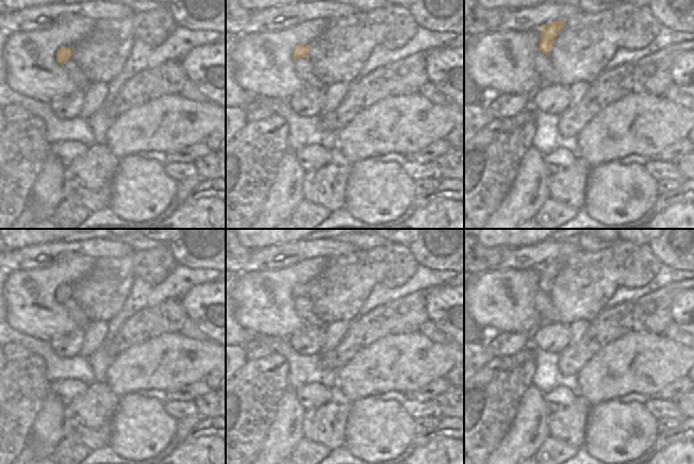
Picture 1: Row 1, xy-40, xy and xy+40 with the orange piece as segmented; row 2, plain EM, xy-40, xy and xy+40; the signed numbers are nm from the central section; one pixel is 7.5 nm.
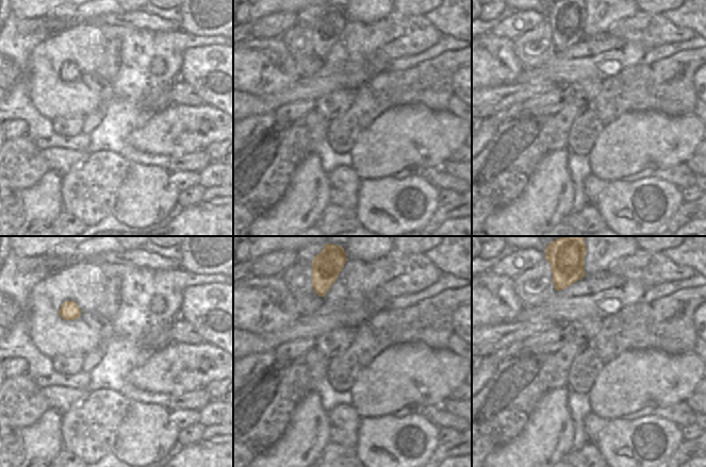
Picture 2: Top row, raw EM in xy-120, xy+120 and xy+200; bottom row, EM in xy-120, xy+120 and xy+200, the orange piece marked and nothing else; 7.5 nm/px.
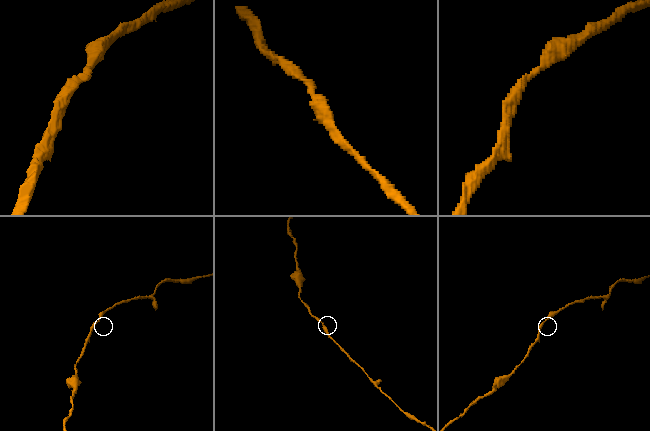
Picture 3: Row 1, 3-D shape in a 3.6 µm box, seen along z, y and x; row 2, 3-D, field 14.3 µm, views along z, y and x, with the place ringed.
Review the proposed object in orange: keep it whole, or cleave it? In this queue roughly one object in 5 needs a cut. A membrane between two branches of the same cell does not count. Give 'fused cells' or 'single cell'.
single cell

